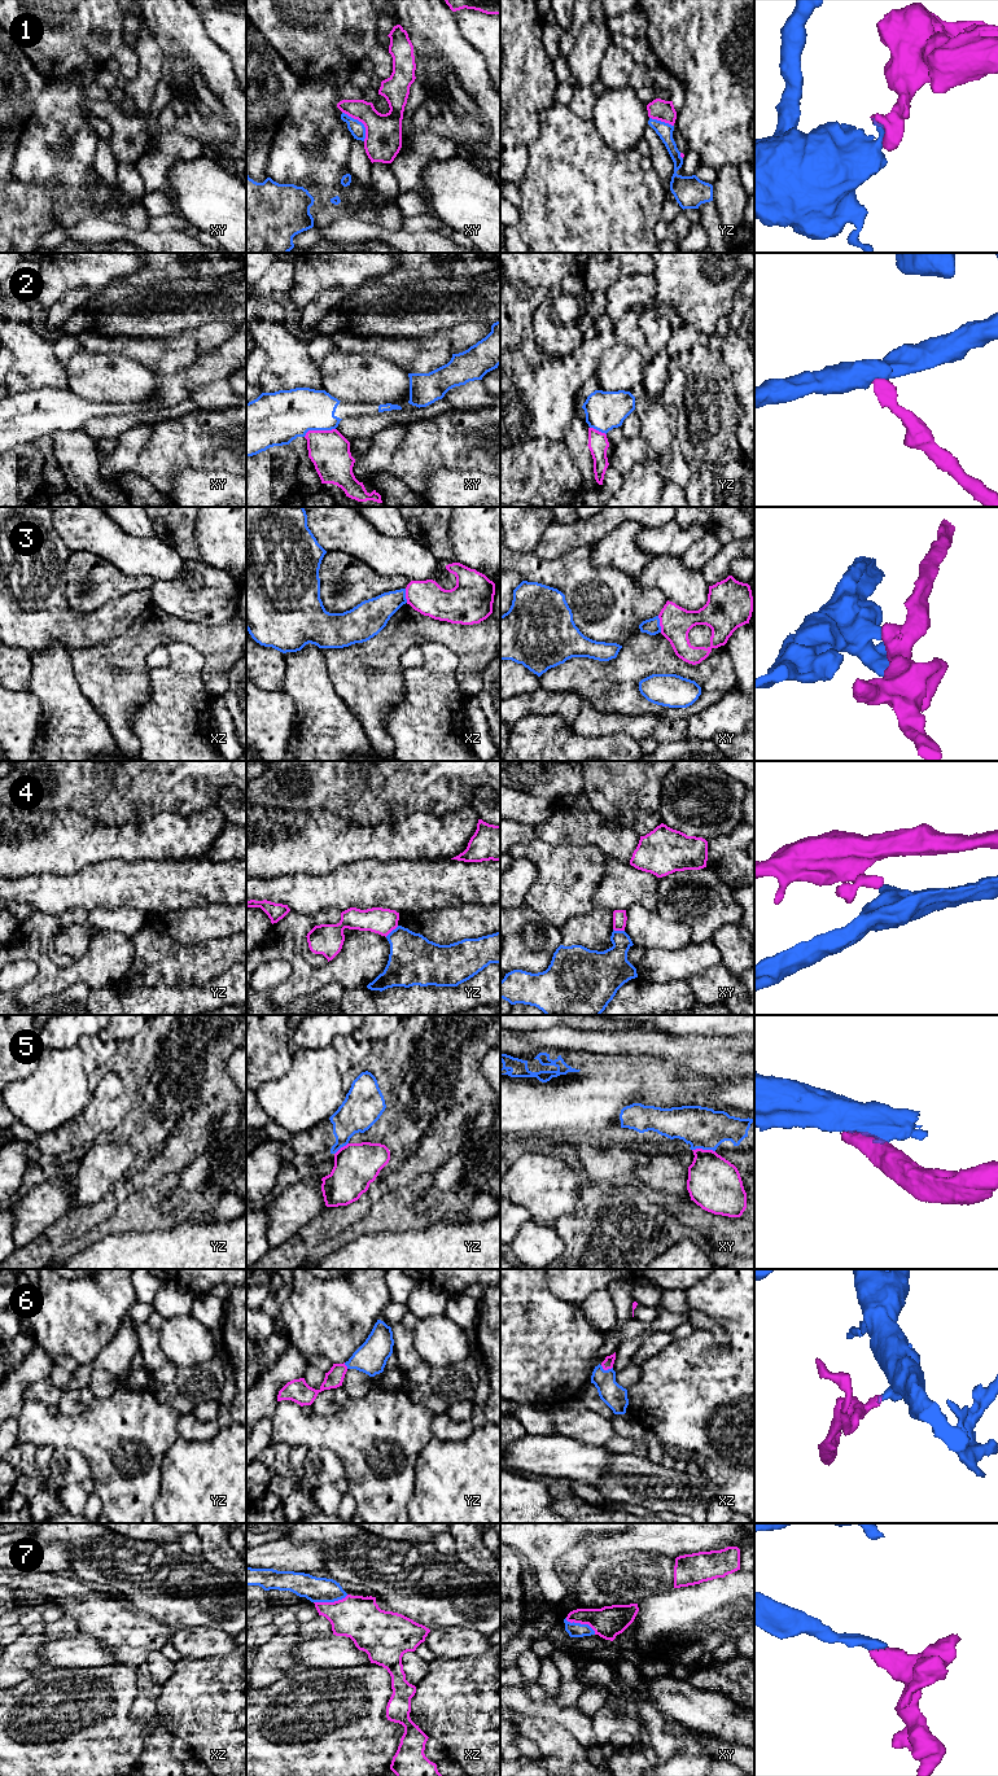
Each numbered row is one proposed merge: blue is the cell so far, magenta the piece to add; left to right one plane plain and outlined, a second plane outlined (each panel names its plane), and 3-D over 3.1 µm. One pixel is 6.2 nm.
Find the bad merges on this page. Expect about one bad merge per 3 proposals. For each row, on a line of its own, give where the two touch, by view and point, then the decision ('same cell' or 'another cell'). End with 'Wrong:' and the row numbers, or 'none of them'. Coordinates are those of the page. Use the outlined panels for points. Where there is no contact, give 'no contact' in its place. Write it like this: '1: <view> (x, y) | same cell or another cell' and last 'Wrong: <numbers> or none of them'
1: xy (360, 122) | another cell
2: xy (319, 429) | another cell
3: xy (659, 624) | another cell
4: yz (393, 930) | another cell
5: xy (704, 1149) | another cell
6: xz (608, 1369) | same cell
7: xz (331, 1601) | same cell
Wrong: 1, 2, 3, 4, 5

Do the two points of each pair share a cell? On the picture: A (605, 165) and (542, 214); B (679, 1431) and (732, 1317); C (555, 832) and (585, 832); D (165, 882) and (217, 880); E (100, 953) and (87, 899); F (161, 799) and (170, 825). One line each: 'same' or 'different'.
A: same
B: same
C: same
D: same
E: different
F: different

